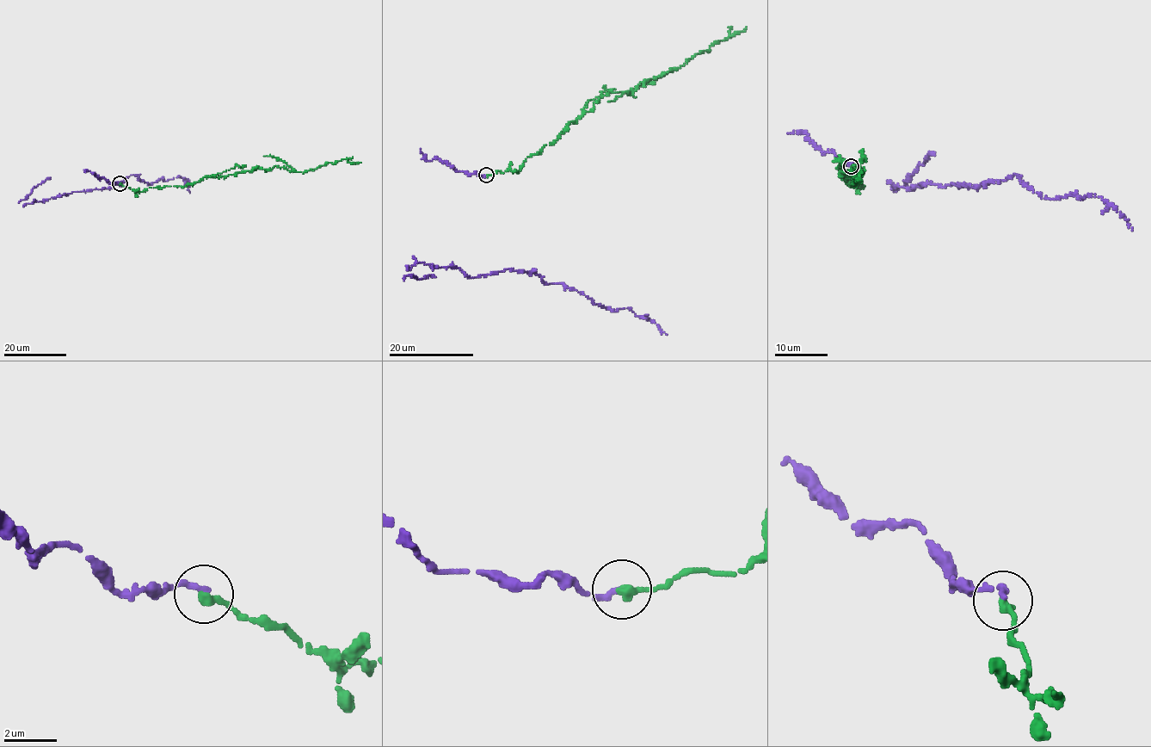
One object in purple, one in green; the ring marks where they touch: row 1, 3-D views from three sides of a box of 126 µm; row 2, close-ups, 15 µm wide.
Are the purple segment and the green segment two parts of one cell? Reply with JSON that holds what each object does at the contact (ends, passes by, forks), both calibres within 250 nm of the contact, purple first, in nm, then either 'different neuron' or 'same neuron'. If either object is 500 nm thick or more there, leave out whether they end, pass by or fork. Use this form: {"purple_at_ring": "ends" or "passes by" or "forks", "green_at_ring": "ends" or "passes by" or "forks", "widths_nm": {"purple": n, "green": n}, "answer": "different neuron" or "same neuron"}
{"purple_at_ring": "ends", "green_at_ring": "ends", "widths_nm": {"purple": 280, "green": 360}, "answer": "same neuron"}

